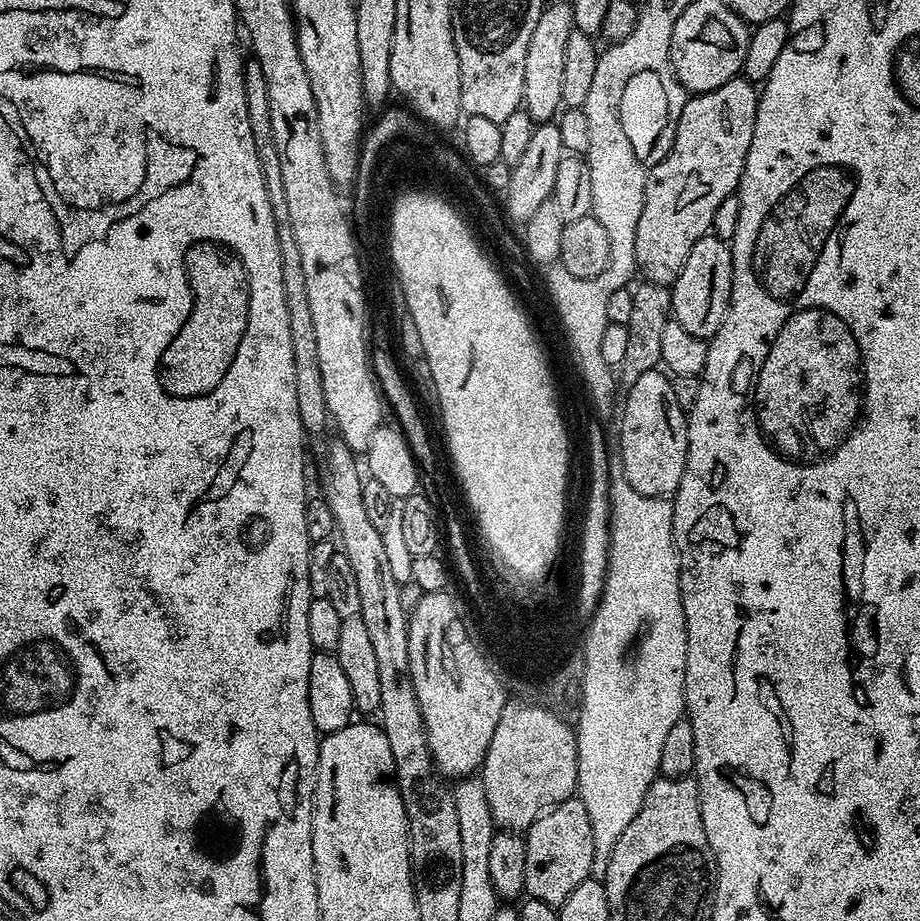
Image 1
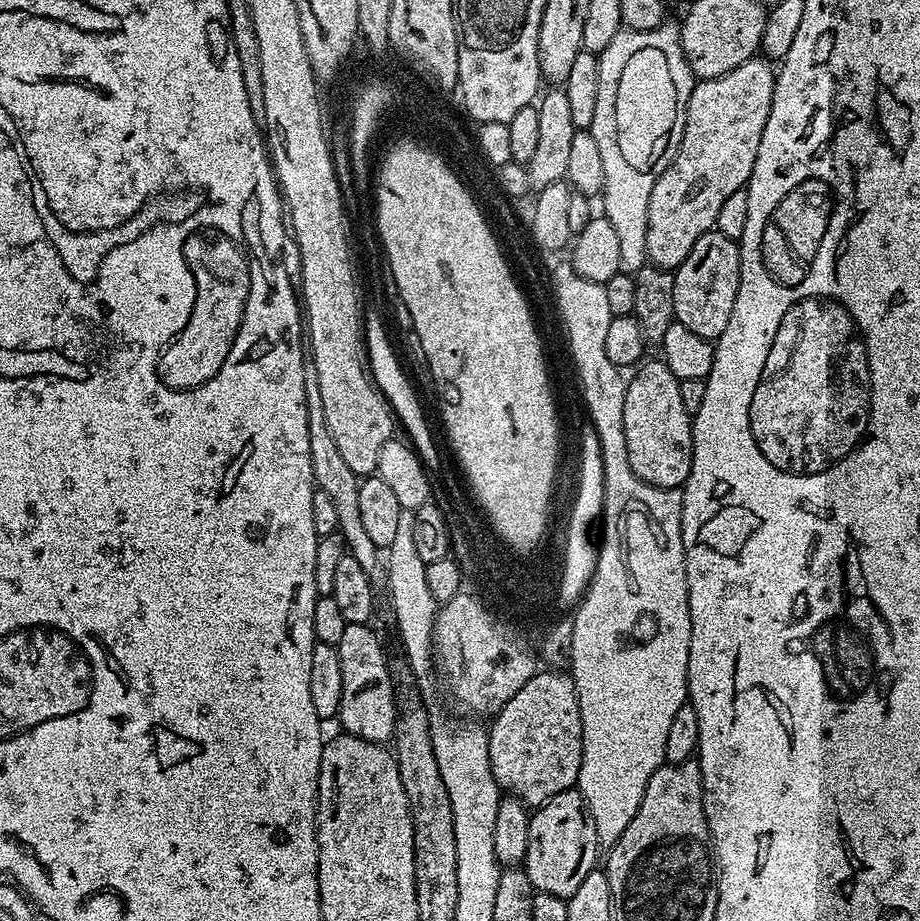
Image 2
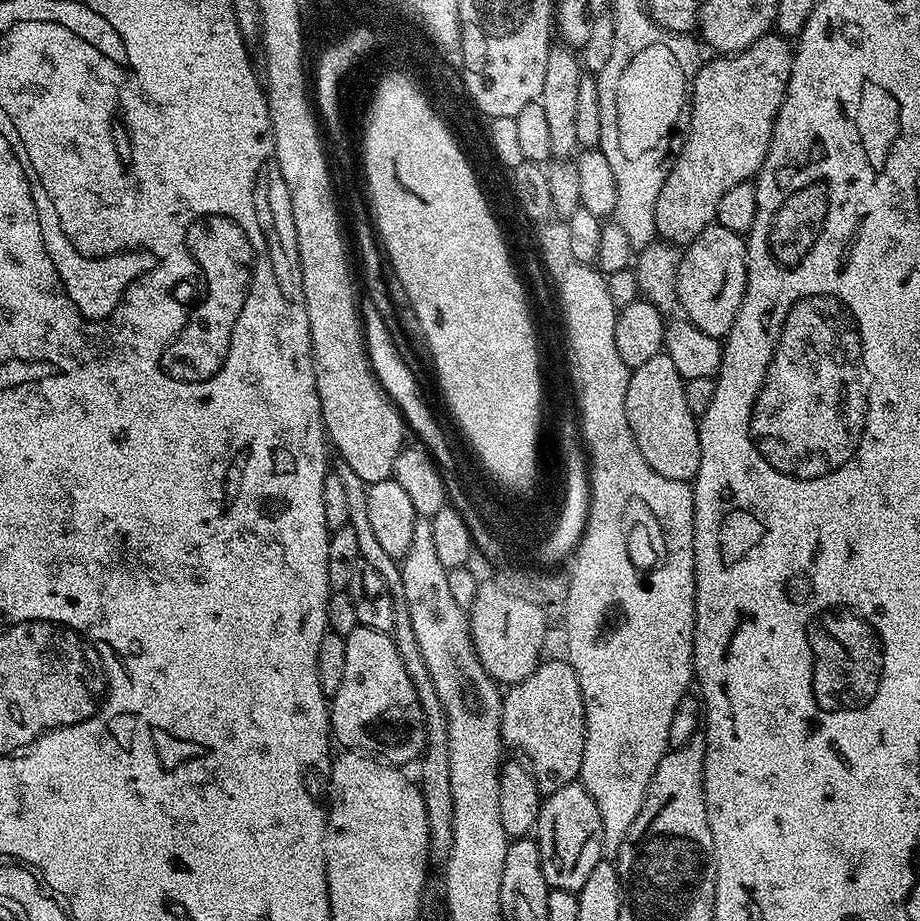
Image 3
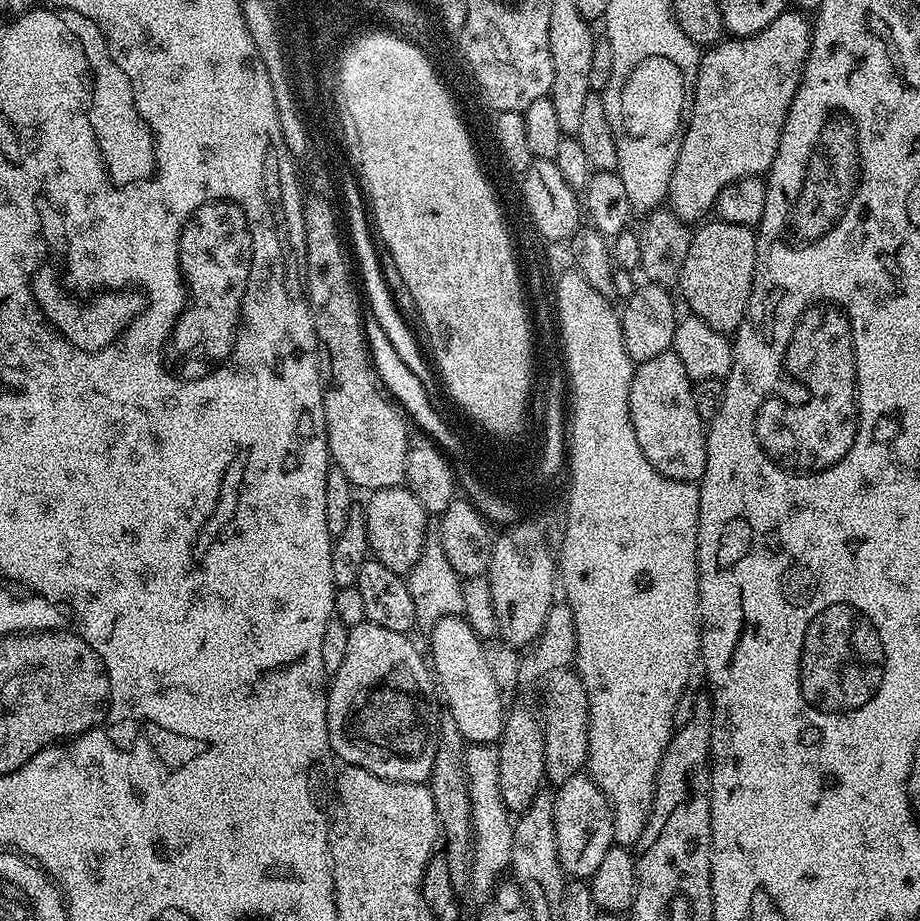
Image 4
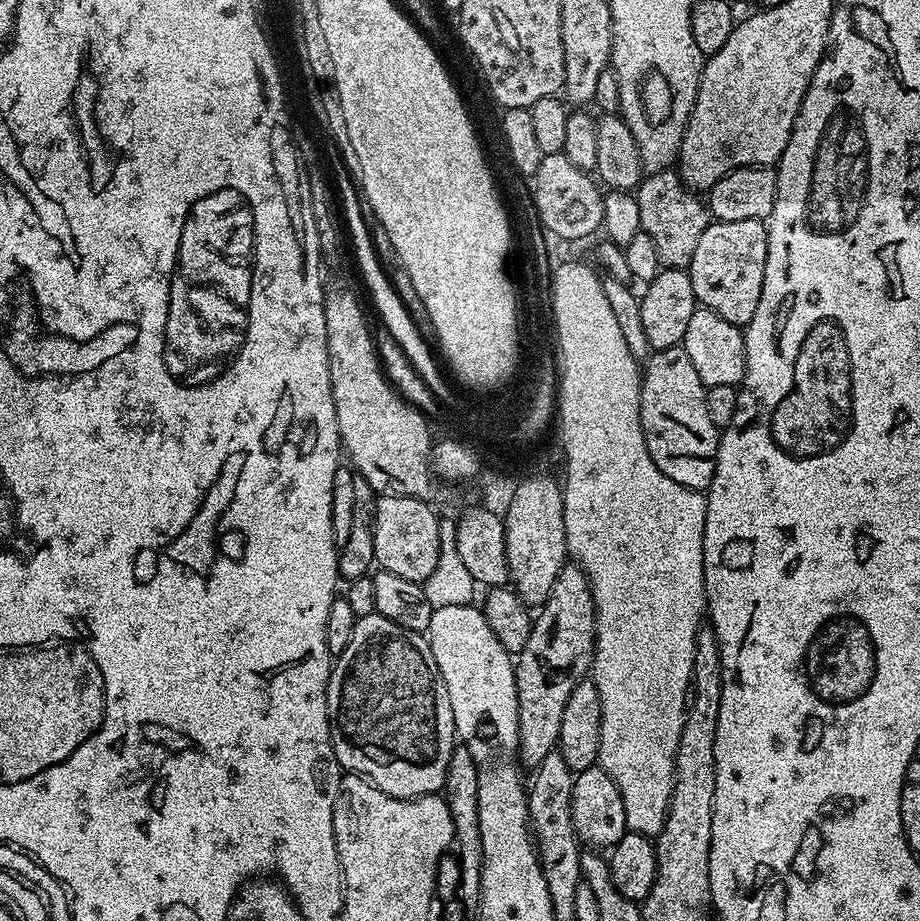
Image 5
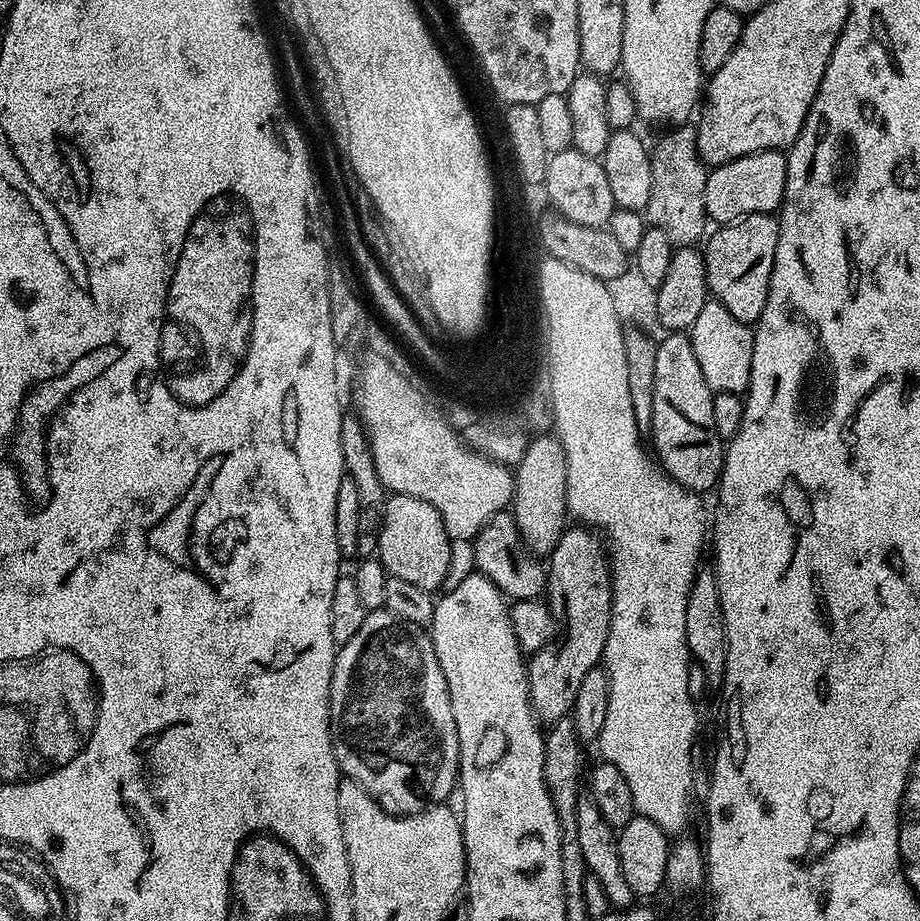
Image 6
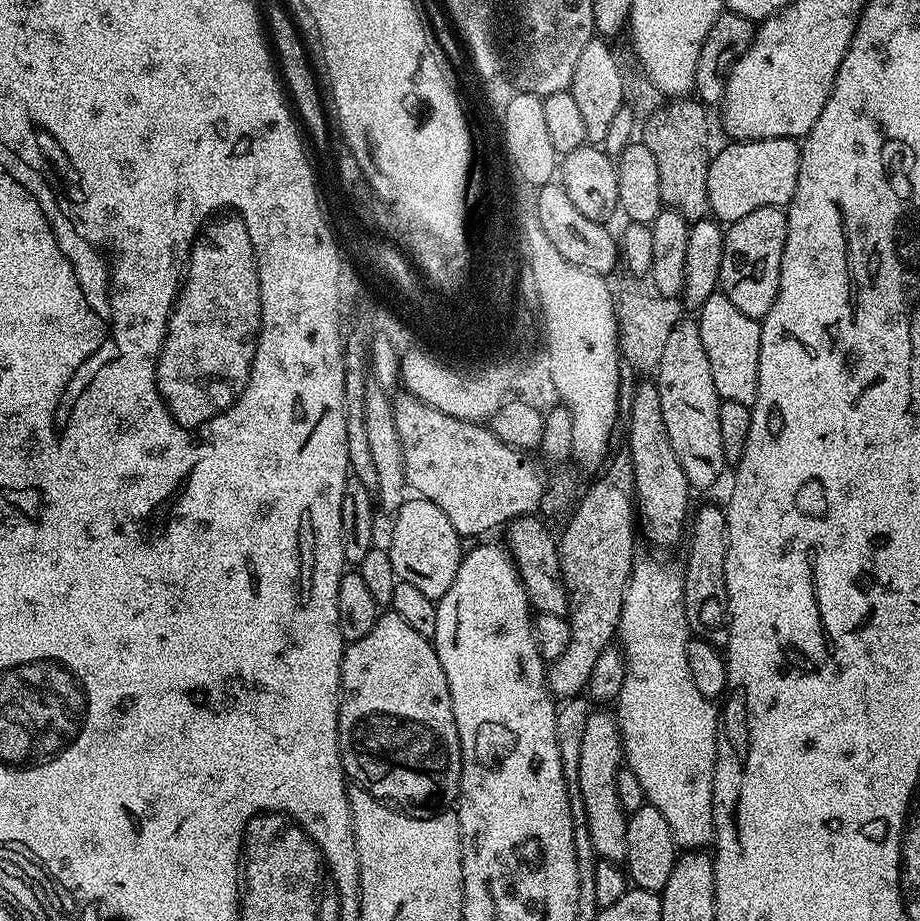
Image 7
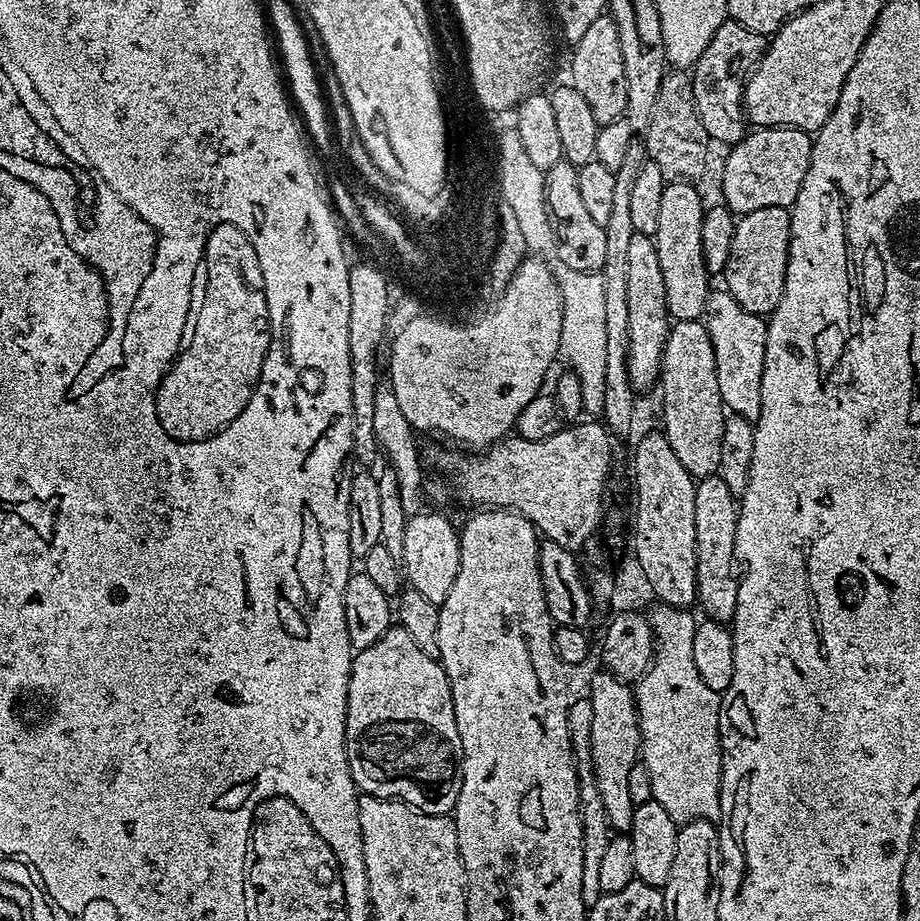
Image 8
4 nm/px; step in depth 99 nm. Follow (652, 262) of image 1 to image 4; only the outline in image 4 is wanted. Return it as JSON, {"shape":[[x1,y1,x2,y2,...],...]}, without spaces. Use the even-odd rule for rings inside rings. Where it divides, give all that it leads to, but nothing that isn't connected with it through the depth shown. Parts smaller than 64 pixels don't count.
{"shape":[[800,10,783,12,766,30,758,30,753,36,721,39,701,55,692,114,670,174,666,201,679,220,703,221,730,182,767,173,774,162,790,102,812,51,812,25,804,16]]}

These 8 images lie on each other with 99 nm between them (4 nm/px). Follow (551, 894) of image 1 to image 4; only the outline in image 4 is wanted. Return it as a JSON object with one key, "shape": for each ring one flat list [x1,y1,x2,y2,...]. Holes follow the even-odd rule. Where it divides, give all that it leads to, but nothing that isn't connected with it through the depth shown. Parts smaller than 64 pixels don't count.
{"shape":[[581,774,562,782,554,792,554,834,558,842,558,858,560,865,564,867,565,873,572,878,591,878,606,858,606,850,614,846,614,818,612,807,602,794,602,790,592,780,591,776]]}

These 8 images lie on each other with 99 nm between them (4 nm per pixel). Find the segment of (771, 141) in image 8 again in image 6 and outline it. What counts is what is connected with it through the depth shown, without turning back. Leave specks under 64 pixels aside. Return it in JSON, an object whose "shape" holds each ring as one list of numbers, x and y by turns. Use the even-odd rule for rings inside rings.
{"shape":[[783,151,755,152,734,158,734,162,715,165,706,178,706,210,709,221,723,226,750,214,775,213,784,202,787,177,788,158]]}

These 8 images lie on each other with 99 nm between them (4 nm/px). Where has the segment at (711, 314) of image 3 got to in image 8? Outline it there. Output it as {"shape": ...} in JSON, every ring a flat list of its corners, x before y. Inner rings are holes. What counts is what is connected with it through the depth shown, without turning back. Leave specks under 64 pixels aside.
{"shape":[[766,206,766,210,750,210,737,219,734,243,730,245,730,258,722,273,723,287,750,314,772,315,782,298,786,286,786,262,790,242,791,211,778,206]]}

